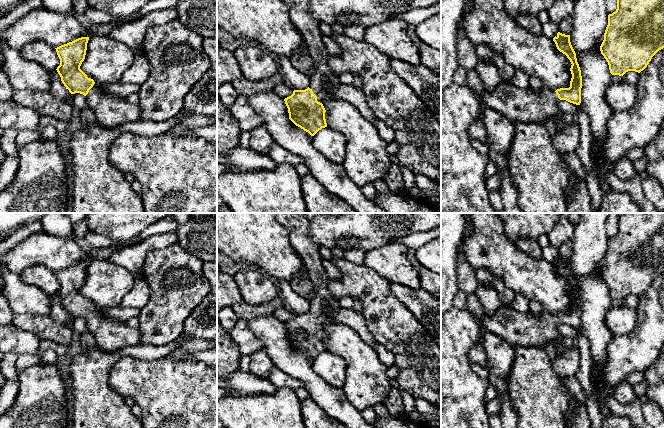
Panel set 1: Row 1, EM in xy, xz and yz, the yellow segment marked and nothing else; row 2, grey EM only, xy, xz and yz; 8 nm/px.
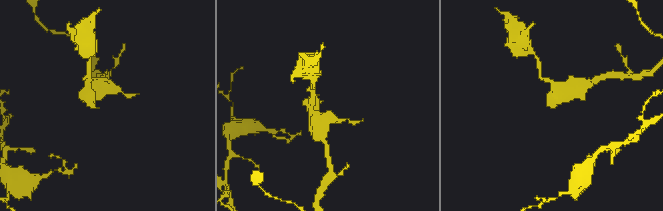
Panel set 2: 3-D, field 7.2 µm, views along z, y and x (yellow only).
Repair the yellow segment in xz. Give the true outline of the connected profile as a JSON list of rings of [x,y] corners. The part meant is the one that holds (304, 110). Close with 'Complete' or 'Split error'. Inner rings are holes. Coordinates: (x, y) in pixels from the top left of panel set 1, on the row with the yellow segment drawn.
[[[282,0],[289,8],[289,16],[292,24],[301,34],[303,41],[307,45],[309,55],[313,60],[315,70],[310,76],[309,87],[305,90],[294,90],[293,94],[284,99],[288,108],[289,119],[298,127],[314,136],[319,130],[327,127],[325,119],[325,108],[323,102],[335,97],[326,85],[338,86],[340,81],[338,76],[330,69],[328,65],[329,54],[322,41],[322,32],[319,28],[319,23],[311,17],[308,7],[309,0]]]. Split error

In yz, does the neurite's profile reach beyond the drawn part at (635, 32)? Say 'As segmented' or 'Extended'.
As segmented

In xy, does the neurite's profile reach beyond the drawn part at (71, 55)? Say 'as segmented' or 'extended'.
extended

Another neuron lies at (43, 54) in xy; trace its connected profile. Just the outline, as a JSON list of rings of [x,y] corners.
[[[43,41],[30,42],[24,45],[20,52],[24,59],[36,62],[48,72],[56,70],[60,65],[56,49]]]

